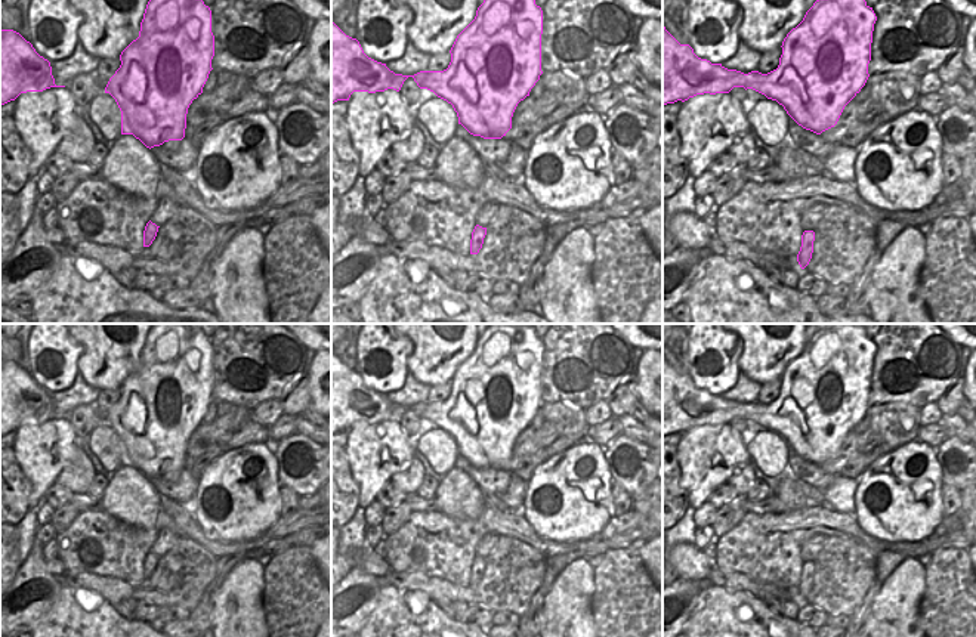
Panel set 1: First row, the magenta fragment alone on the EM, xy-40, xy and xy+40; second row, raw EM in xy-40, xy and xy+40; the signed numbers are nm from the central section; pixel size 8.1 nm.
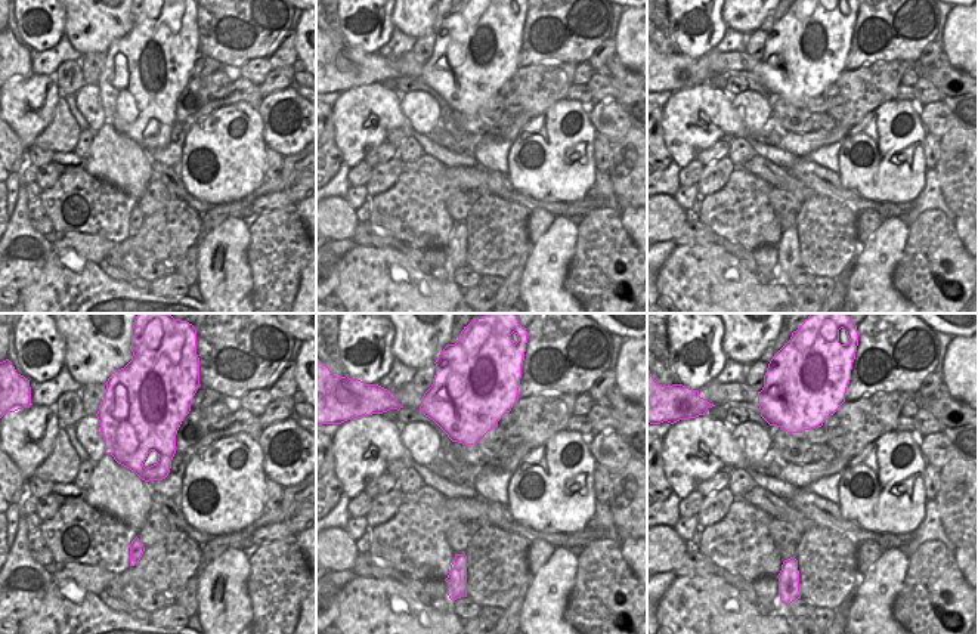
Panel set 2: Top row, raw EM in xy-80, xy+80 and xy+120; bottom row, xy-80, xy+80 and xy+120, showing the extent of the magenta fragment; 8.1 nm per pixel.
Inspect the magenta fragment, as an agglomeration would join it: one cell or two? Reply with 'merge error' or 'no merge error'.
no merge error

